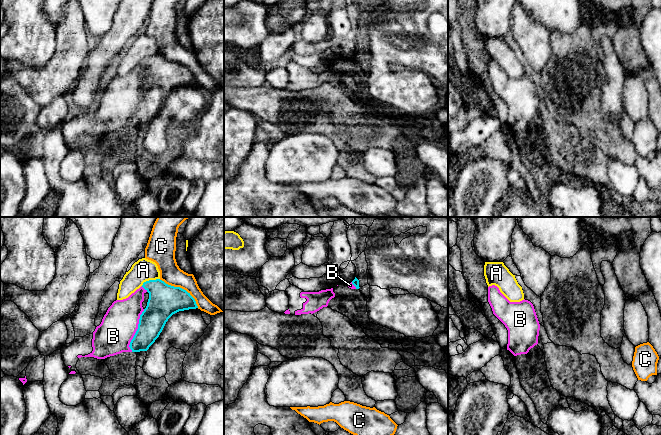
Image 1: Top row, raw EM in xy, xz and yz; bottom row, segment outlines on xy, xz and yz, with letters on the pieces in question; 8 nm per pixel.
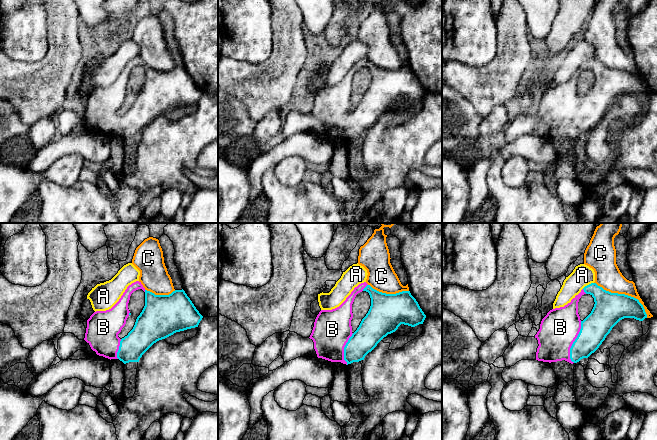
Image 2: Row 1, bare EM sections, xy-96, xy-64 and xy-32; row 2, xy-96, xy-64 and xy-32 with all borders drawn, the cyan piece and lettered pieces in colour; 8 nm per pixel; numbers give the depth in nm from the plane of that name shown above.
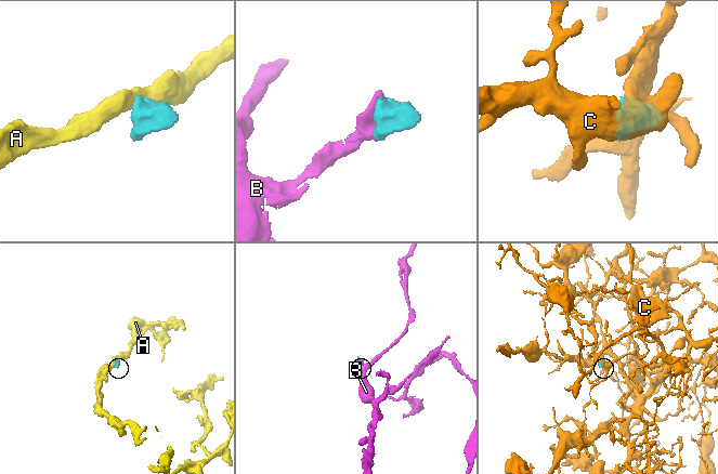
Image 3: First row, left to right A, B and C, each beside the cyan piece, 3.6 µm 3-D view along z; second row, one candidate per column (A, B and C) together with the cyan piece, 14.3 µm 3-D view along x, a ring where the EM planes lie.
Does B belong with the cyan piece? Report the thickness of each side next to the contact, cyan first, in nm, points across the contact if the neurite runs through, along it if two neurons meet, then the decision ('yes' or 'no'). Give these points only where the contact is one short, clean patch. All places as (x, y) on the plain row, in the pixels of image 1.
220 nm thick on the cyan side, 280 nm on the other; yes

